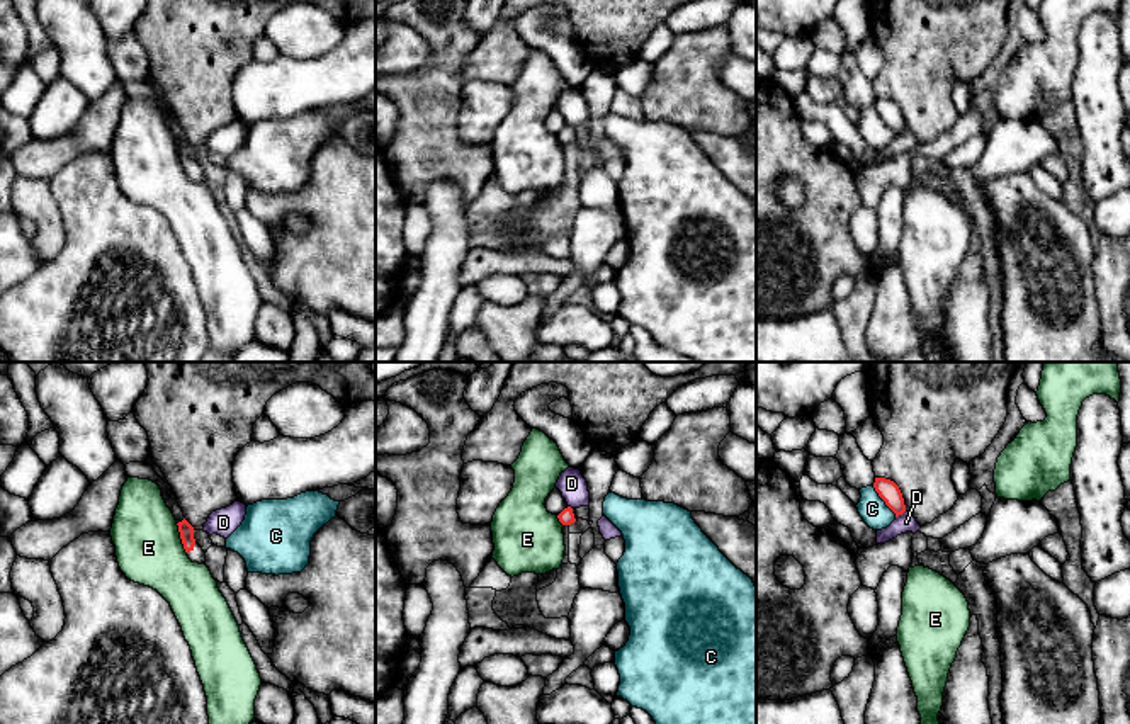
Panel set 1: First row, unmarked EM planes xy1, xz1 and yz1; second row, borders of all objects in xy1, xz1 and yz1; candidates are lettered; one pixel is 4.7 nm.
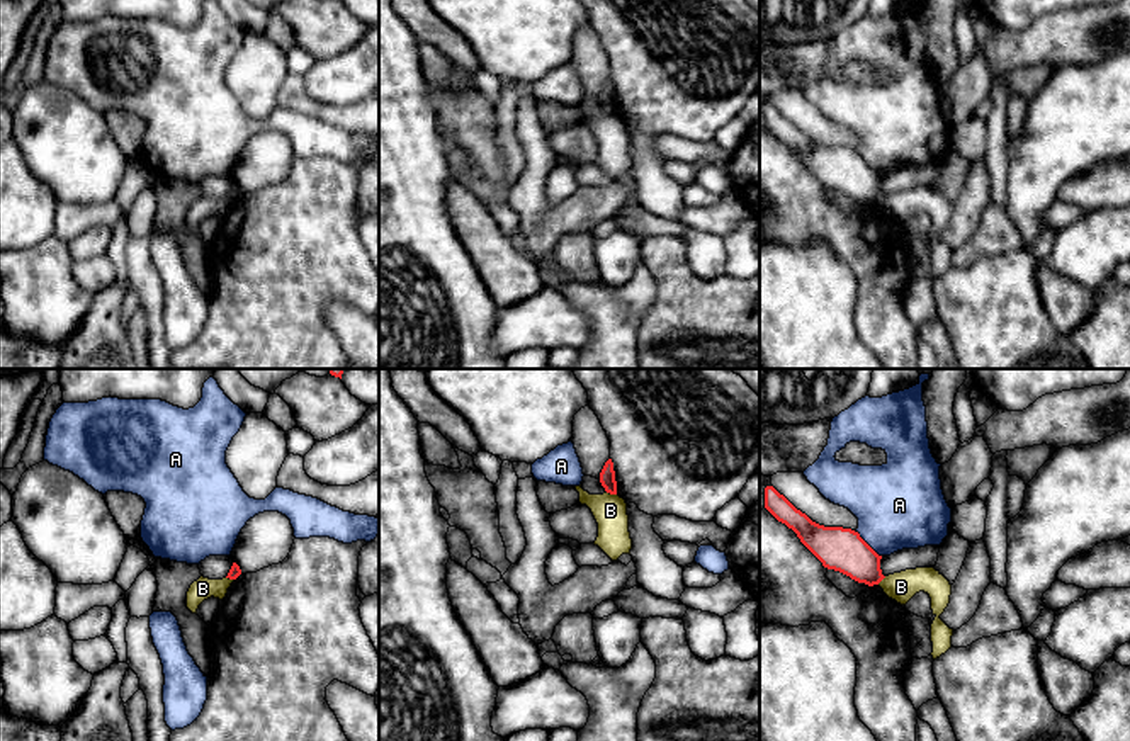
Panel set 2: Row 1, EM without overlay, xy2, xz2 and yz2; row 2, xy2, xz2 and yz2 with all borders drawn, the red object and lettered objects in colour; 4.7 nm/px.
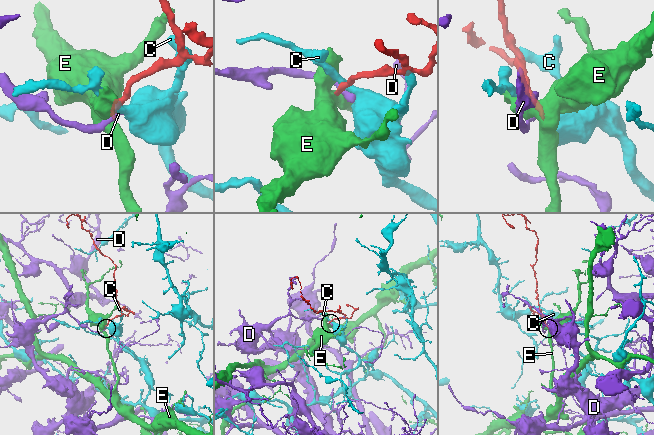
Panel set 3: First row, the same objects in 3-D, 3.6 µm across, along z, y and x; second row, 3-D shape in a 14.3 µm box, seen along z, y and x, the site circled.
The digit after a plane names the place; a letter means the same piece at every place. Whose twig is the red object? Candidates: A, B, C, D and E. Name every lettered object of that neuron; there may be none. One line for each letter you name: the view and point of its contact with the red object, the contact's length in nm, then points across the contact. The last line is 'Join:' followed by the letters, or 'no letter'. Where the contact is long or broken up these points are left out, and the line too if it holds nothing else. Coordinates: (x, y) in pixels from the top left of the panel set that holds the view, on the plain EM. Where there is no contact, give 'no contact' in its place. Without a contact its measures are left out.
Join: no letter

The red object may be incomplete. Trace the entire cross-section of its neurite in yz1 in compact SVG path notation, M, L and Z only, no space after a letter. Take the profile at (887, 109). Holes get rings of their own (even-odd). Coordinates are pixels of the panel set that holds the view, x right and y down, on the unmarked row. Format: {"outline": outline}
{"outline": "M875 97L873 107L885 121L885 124L896 133L896 136L906 131L902 112L894 100L885 97Z"}

